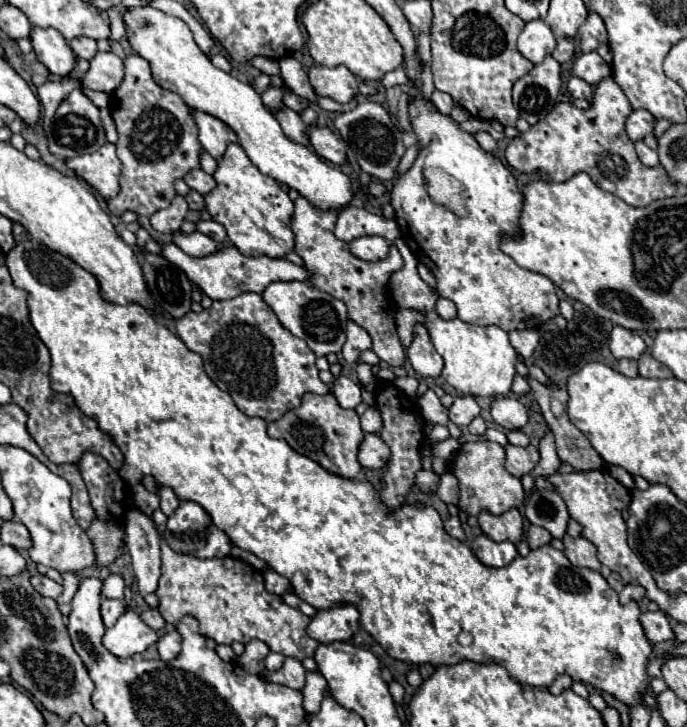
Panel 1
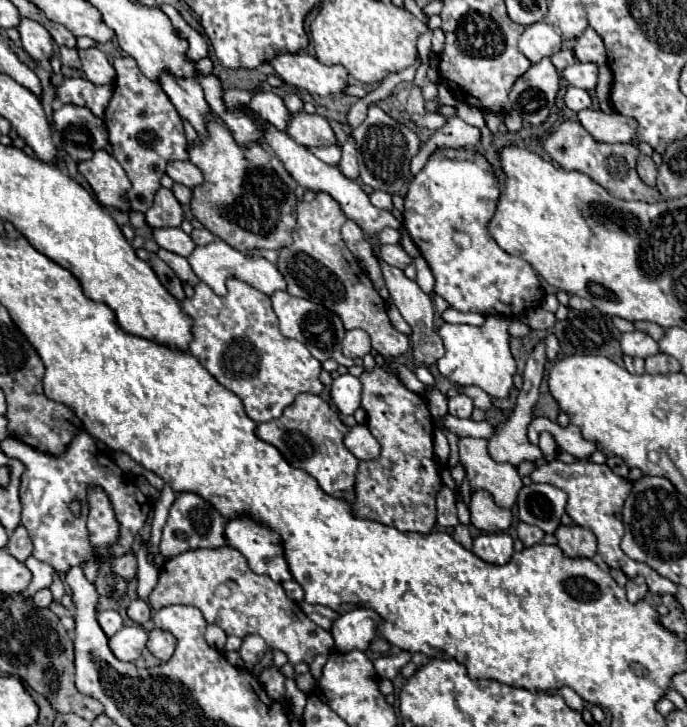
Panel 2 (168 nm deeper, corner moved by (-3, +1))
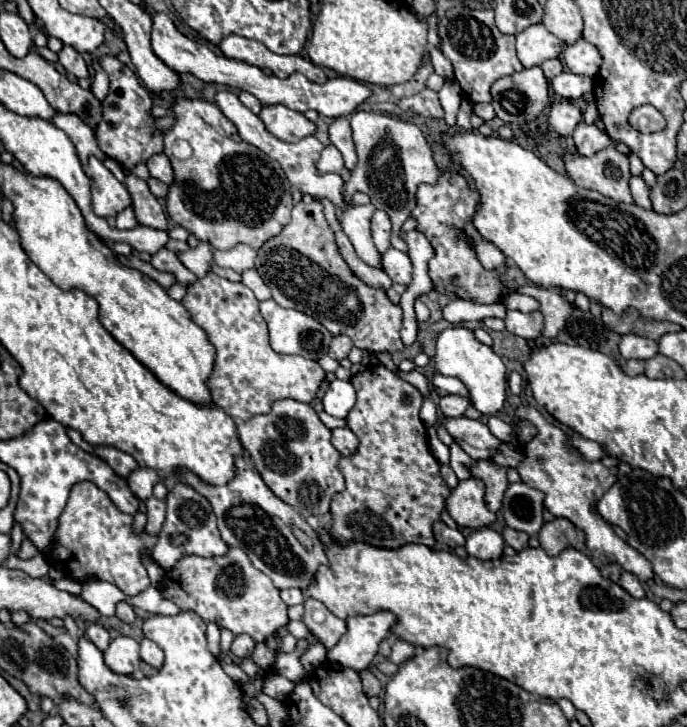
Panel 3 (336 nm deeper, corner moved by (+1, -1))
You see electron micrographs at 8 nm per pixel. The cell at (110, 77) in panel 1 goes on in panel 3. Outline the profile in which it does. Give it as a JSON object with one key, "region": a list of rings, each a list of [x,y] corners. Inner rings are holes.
{"region":[[[64,47],[64,49],[58,53],[58,57],[60,57],[60,63],[64,65],[64,69],[66,69],[70,75],[76,75],[78,79],[90,75],[88,63],[84,61],[84,57],[82,57],[78,51],[74,51],[74,47]]]}

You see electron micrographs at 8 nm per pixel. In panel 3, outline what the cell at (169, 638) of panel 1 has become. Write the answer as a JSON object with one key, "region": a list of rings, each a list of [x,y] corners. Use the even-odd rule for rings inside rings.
{"region":[[[142,639],[140,657],[152,667],[162,667],[162,663],[164,663],[164,651],[150,639]]]}

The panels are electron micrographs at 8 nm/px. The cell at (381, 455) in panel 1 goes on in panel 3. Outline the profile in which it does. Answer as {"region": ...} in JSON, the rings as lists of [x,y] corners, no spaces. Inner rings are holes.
{"region":[[[346,427],[346,429],[332,429],[332,445],[340,451],[340,455],[350,457],[354,451],[358,451],[358,437]]]}

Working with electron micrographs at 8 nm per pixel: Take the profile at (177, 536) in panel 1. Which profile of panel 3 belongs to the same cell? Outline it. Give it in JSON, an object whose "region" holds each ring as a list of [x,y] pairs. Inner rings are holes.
{"region":[[[176,483],[174,489],[166,497],[166,521],[162,525],[162,531],[158,535],[158,541],[152,549],[152,559],[162,567],[162,569],[172,569],[174,563],[182,555],[200,555],[200,557],[214,557],[222,555],[228,551],[226,543],[220,539],[214,511],[210,507],[210,501],[202,497],[198,491],[194,491],[186,483]]]}

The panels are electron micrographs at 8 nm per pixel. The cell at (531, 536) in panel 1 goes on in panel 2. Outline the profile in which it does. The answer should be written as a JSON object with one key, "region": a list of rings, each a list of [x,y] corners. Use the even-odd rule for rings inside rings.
{"region":[[[518,523],[516,533],[518,533],[518,539],[524,543],[524,547],[532,547],[532,545],[540,543],[544,537],[542,529],[538,529],[534,525],[526,525],[526,523]]]}

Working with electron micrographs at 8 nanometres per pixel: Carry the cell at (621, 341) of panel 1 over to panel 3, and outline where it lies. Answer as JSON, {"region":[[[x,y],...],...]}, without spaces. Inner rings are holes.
{"region":[[[622,335],[620,339],[620,355],[624,359],[650,359],[658,353],[658,343],[652,341],[652,339],[646,339],[646,337],[640,337],[640,335]]]}

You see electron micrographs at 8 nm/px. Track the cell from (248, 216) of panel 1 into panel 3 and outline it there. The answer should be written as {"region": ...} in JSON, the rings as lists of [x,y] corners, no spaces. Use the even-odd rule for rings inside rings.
{"region":[[[182,99],[176,101],[174,113],[176,123],[164,135],[164,153],[168,155],[176,177],[166,197],[168,215],[200,241],[208,241],[214,249],[228,251],[238,243],[246,243],[254,249],[262,247],[262,243],[270,241],[282,231],[282,227],[286,227],[286,223],[290,223],[290,209],[294,203],[290,181],[286,179],[282,167],[266,153],[258,151],[258,147],[246,143],[216,105],[200,99]]]}

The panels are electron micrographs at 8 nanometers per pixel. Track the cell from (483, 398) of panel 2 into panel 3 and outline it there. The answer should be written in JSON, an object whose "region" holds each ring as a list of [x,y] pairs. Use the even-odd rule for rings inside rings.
{"region":[[[436,373],[434,379],[432,379],[432,387],[440,397],[444,397],[444,395],[462,395],[462,397],[470,399],[470,393],[468,393],[466,385],[460,379],[454,379],[454,377],[444,377],[444,375]]]}

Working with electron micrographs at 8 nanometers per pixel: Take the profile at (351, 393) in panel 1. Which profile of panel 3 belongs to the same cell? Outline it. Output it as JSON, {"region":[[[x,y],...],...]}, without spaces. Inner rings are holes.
{"region":[[[334,379],[322,399],[324,411],[332,417],[346,417],[356,403],[356,391],[350,381]]]}

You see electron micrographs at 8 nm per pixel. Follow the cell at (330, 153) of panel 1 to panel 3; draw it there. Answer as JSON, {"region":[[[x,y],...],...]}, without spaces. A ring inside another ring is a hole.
{"region":[[[262,107],[260,119],[264,121],[266,129],[282,141],[298,141],[304,139],[306,135],[316,133],[316,125],[310,119],[306,119],[298,111],[290,111],[288,107]]]}

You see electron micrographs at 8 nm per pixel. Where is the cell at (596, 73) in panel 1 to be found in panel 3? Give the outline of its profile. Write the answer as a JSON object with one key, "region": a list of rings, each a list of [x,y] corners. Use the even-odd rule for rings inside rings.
{"region":[[[564,71],[552,81],[552,89],[558,97],[564,99],[578,99],[586,93],[592,93],[592,77],[588,75],[574,75],[572,71]]]}

